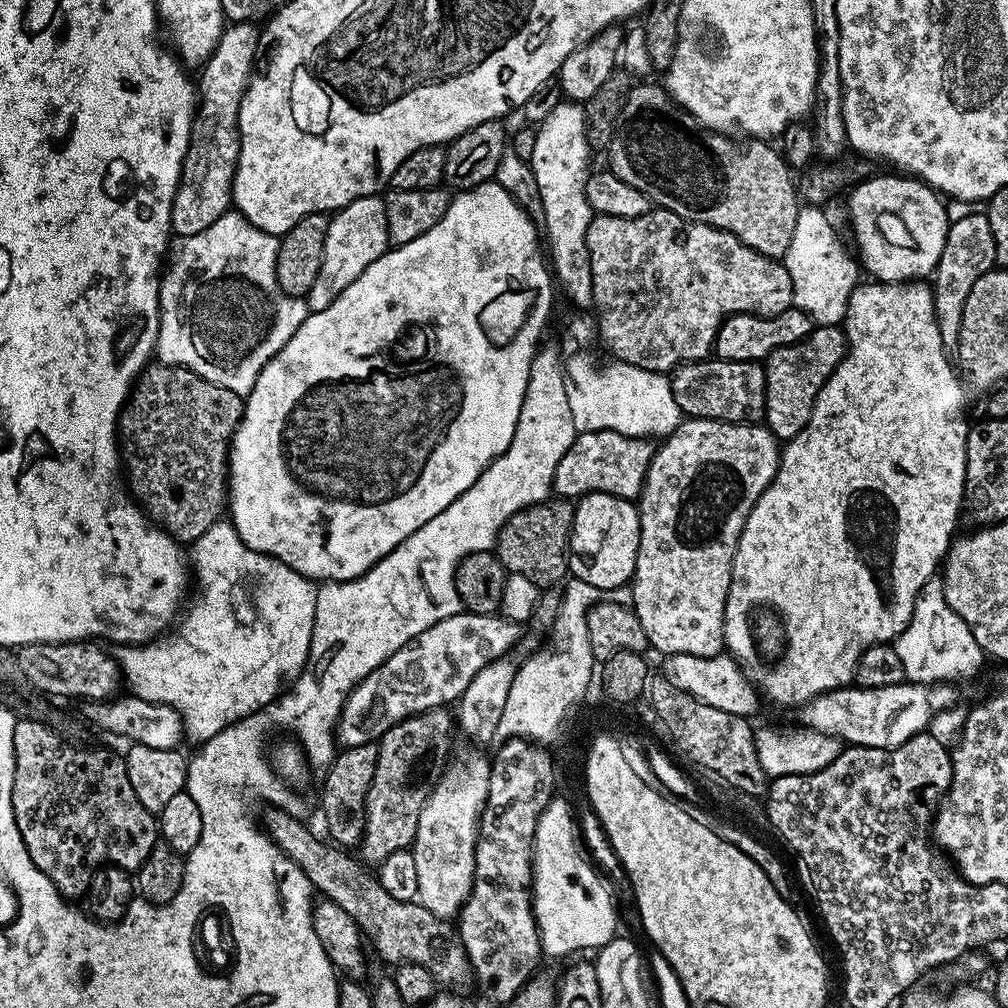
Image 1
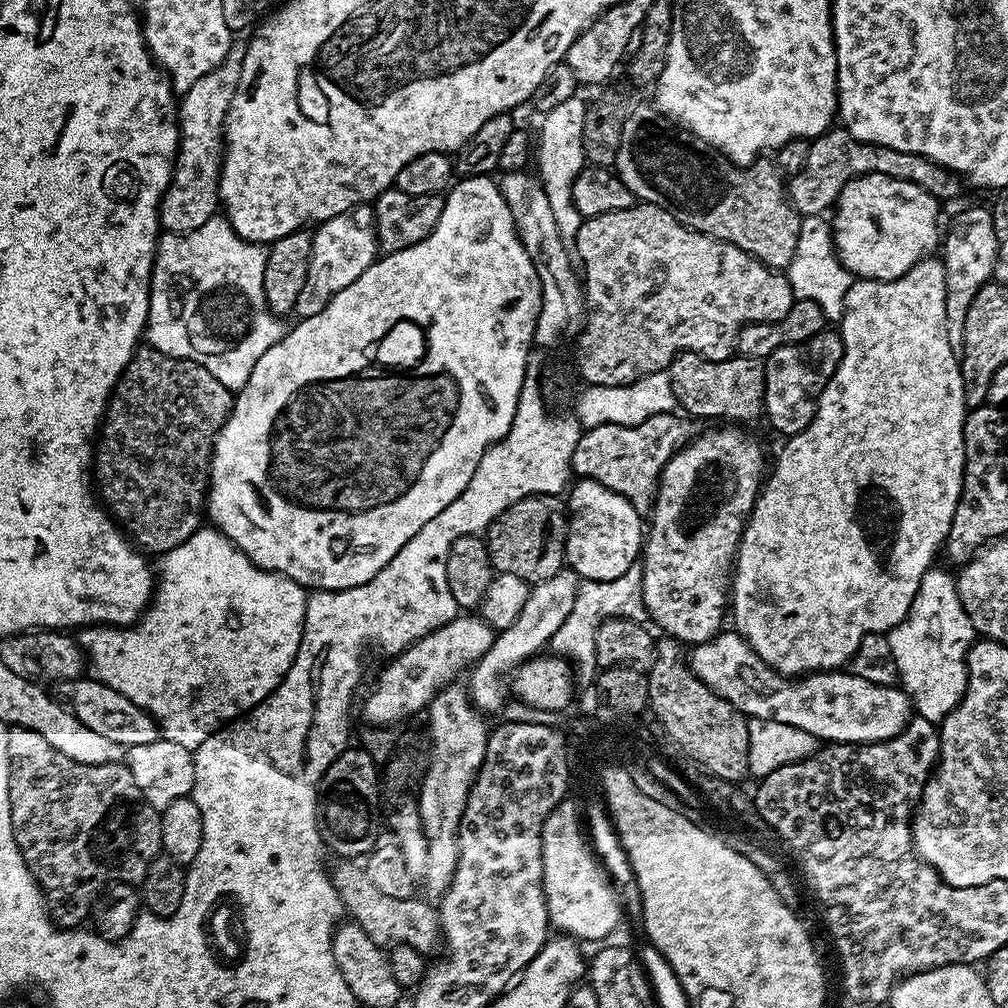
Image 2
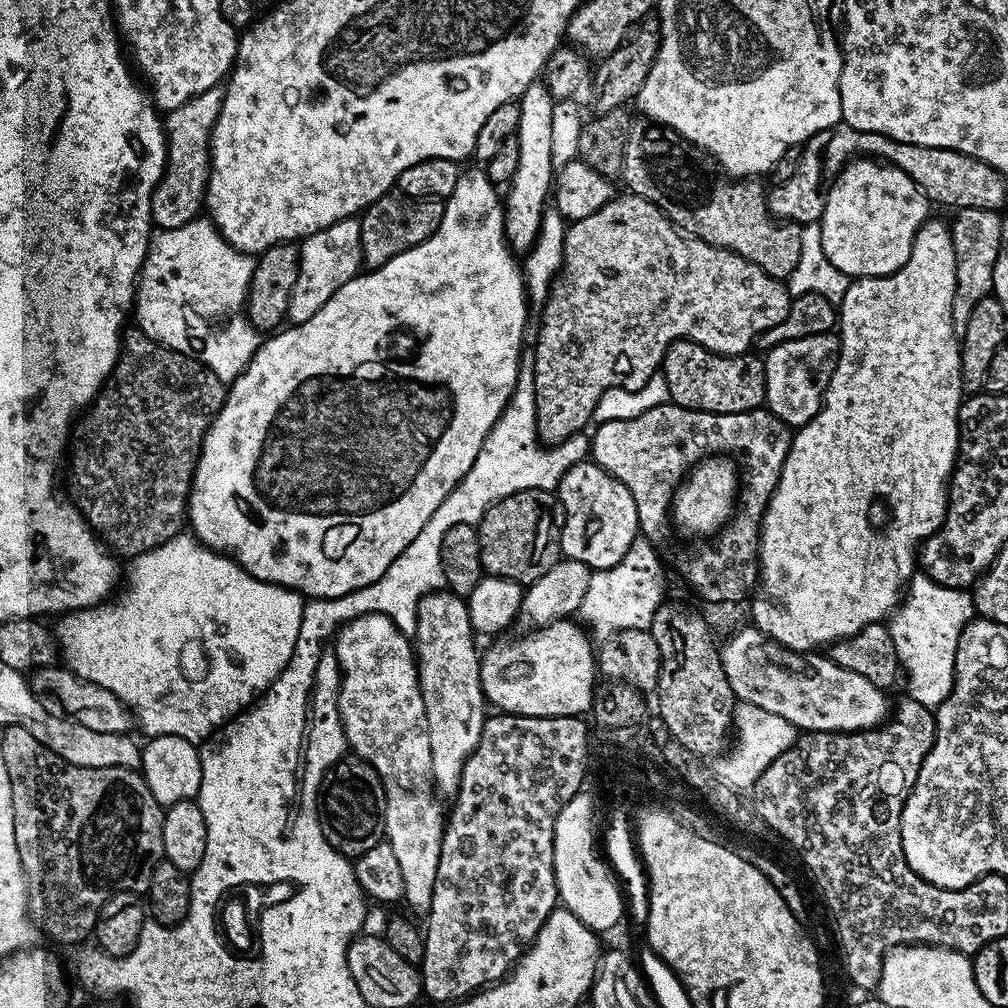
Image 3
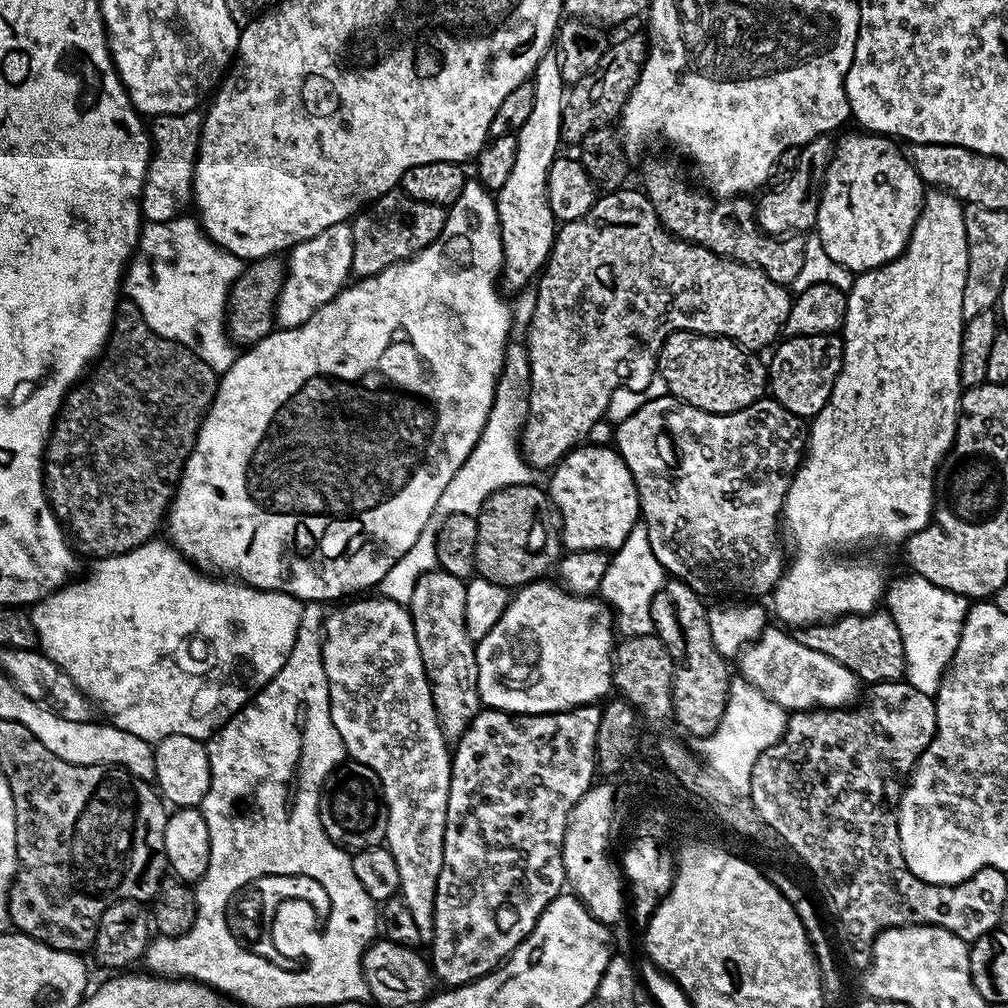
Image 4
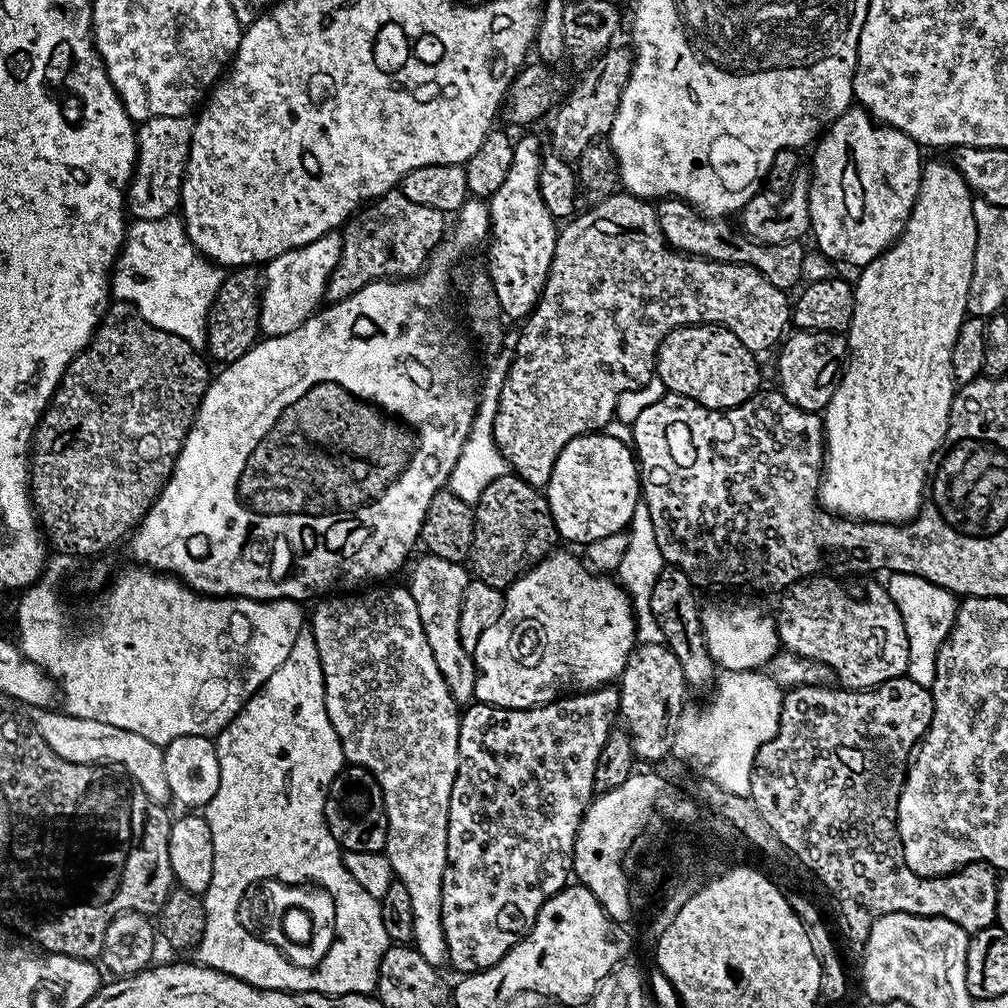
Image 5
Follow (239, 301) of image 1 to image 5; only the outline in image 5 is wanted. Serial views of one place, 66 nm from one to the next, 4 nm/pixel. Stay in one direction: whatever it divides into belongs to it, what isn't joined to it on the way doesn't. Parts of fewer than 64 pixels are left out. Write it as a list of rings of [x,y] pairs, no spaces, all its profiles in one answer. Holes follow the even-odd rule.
[[[173,214],[157,220],[133,219],[124,233],[124,244],[110,273],[110,292],[117,301],[132,305],[150,326],[178,334],[190,346],[203,349],[208,342],[208,311],[226,272],[201,256],[190,242],[183,219]]]

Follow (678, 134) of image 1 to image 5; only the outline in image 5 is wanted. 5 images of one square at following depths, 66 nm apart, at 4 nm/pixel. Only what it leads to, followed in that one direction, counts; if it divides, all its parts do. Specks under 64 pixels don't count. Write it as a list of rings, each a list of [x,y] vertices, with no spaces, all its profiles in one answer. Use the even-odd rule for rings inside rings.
[[[661,199],[655,205],[655,210],[658,226],[664,235],[664,243],[677,252],[686,256],[698,256],[702,260],[713,260],[719,264],[745,264],[761,272],[766,282],[785,290],[792,290],[792,287],[795,289],[804,280],[806,248],[803,248],[803,243],[760,244],[757,240],[745,236],[735,223],[724,218],[705,216],[685,200]]]

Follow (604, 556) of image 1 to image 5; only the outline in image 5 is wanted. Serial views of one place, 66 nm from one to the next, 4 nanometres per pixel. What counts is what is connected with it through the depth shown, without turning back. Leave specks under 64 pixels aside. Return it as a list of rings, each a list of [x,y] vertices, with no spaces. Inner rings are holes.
[[[604,430],[585,432],[584,435],[566,442],[562,454],[558,454],[558,462],[554,462],[550,482],[546,485],[546,495],[556,535],[561,541],[569,540],[572,544],[587,546],[610,534],[625,531],[634,514],[635,504],[642,498],[638,461],[633,449],[625,441],[624,445],[618,437],[607,436],[608,434]]]

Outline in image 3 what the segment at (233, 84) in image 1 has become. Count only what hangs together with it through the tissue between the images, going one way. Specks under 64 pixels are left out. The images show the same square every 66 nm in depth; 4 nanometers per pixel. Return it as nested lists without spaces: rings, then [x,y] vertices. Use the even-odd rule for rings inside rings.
[[[217,86],[190,98],[163,117],[164,139],[168,141],[168,160],[158,186],[152,191],[152,223],[157,229],[186,226],[197,219],[205,207],[208,170],[212,162],[212,131],[222,110],[223,87]]]

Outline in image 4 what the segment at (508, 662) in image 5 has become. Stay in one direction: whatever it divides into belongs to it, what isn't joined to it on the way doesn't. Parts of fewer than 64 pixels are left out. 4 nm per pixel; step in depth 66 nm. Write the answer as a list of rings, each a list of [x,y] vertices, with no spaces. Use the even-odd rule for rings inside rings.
[[[548,578],[524,585],[509,599],[502,618],[494,622],[494,630],[490,630],[490,634],[476,644],[481,705],[518,716],[537,716],[603,701],[609,695],[607,692],[611,693],[614,688],[612,632],[614,634],[614,613],[604,600],[575,596],[559,583],[551,584]]]

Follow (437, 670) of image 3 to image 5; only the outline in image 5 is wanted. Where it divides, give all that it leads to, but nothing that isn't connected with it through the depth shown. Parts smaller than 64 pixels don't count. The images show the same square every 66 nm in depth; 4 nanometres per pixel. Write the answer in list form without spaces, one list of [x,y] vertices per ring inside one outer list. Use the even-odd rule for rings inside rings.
[[[424,554],[412,568],[412,581],[406,584],[408,593],[414,598],[414,606],[418,606],[418,618],[422,618],[422,630],[426,630],[434,662],[438,662],[438,670],[442,670],[442,678],[446,678],[446,686],[457,702],[468,702],[475,697],[478,675],[473,653],[464,649],[458,634],[458,618],[462,614],[469,579],[470,572],[464,564]]]

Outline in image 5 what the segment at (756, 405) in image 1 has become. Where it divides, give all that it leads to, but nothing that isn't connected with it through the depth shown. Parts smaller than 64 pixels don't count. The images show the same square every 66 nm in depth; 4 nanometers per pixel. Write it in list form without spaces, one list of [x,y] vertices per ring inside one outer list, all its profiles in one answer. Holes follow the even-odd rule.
[[[686,324],[675,328],[656,351],[655,375],[665,389],[677,392],[710,410],[736,408],[761,391],[757,353],[746,350],[729,328],[718,324]]]

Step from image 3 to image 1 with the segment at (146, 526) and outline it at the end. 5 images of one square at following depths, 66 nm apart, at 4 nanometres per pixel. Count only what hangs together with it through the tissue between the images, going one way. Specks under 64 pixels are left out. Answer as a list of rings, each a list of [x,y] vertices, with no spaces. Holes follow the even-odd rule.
[[[152,362],[144,369],[140,379],[136,381],[130,393],[130,399],[120,413],[118,447],[122,453],[122,472],[126,477],[127,491],[130,493],[131,499],[144,509],[144,515],[156,527],[175,538],[176,543],[181,546],[195,544],[198,538],[202,538],[202,534],[206,534],[206,530],[210,530],[210,526],[214,526],[216,521],[225,515],[228,499],[228,450],[232,442],[232,435],[235,434],[240,420],[244,417],[244,402],[245,397],[234,394],[234,390],[226,390],[214,382],[206,382],[206,378],[194,374],[188,368],[180,368],[176,364]]]

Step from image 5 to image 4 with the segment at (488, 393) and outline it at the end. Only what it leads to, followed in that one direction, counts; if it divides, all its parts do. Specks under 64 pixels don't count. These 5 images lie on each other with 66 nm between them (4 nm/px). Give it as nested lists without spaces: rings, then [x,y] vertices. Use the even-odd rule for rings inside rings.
[[[512,342],[504,350],[504,369],[500,372],[500,380],[496,384],[496,400],[488,415],[486,426],[466,462],[450,478],[446,490],[442,490],[442,498],[438,498],[438,506],[434,506],[432,517],[426,522],[422,534],[418,534],[418,542],[390,566],[390,570],[380,579],[378,592],[389,600],[396,600],[400,604],[407,605],[408,600],[414,594],[414,586],[422,574],[433,571],[437,567],[436,562],[436,532],[440,524],[448,516],[454,514],[466,514],[475,516],[480,511],[486,498],[494,494],[499,488],[505,488],[511,484],[533,483],[534,469],[524,458],[520,450],[518,437],[520,429],[524,426],[524,417],[528,415],[528,401],[526,389],[528,387],[528,349],[523,343]]]

